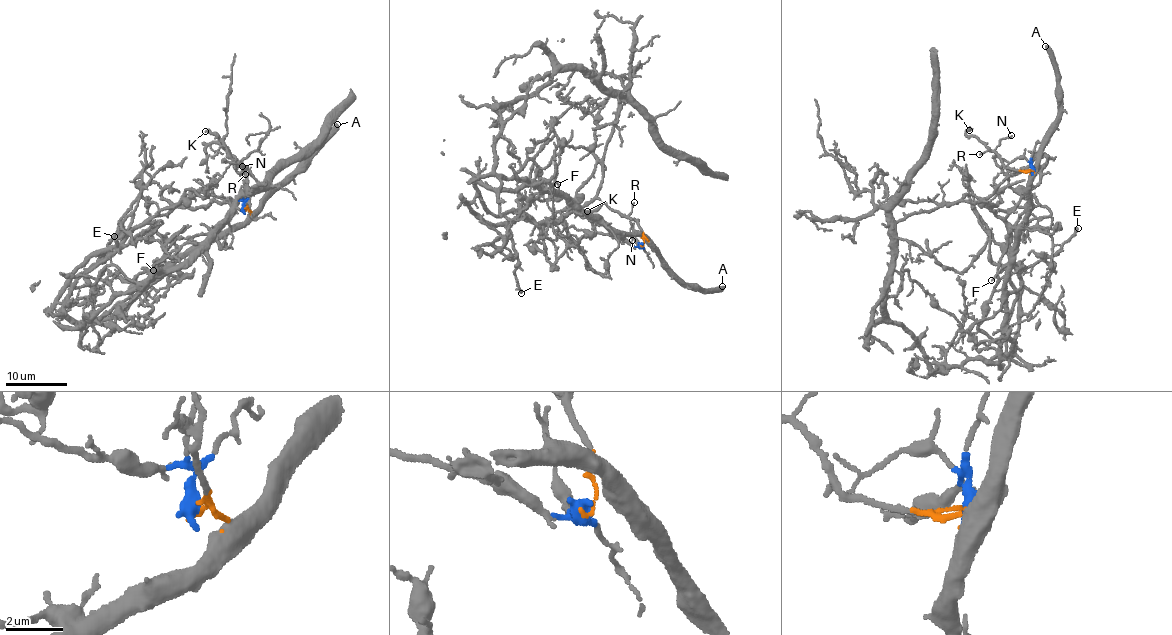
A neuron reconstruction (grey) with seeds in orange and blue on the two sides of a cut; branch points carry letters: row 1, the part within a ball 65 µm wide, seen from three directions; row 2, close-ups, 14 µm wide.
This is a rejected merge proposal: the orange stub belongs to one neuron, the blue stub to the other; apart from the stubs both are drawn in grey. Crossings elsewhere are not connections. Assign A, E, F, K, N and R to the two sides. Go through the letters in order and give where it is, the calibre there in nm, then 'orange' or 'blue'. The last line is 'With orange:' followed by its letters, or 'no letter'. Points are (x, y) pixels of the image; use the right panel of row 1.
A: place (1045, 46); calibre 480 nm; orange
E: place (1078, 228); calibre 240 nm; blue
F: place (991, 280); calibre 140 nm; orange
K: place (969, 130); calibre 320 nm; orange
N: place (1011, 135); calibre 140 nm; orange
R: place (979, 154); calibre 110 nm; orange
With orange: A, F, K, N, R

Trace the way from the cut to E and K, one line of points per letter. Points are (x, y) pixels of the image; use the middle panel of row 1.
E: (642, 245), (599, 234), (576, 204), (537, 222), (515, 218), (508, 230), (521, 293)
K: (642, 245), (643, 231), (638, 220), (631, 220), (603, 204), (587, 211)

